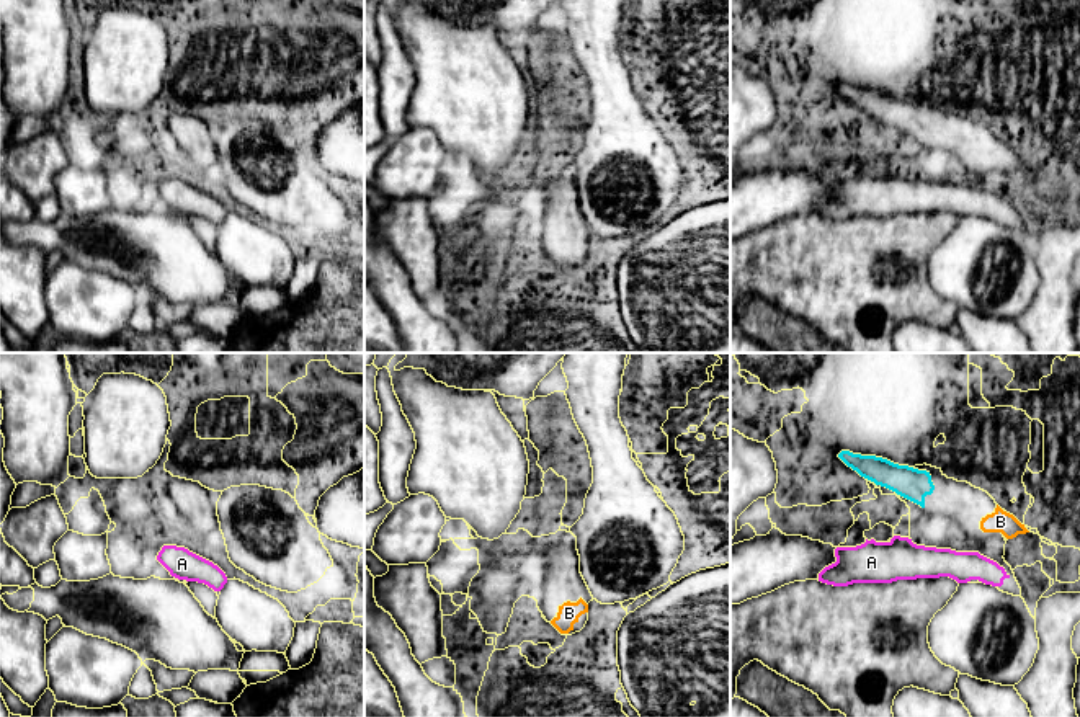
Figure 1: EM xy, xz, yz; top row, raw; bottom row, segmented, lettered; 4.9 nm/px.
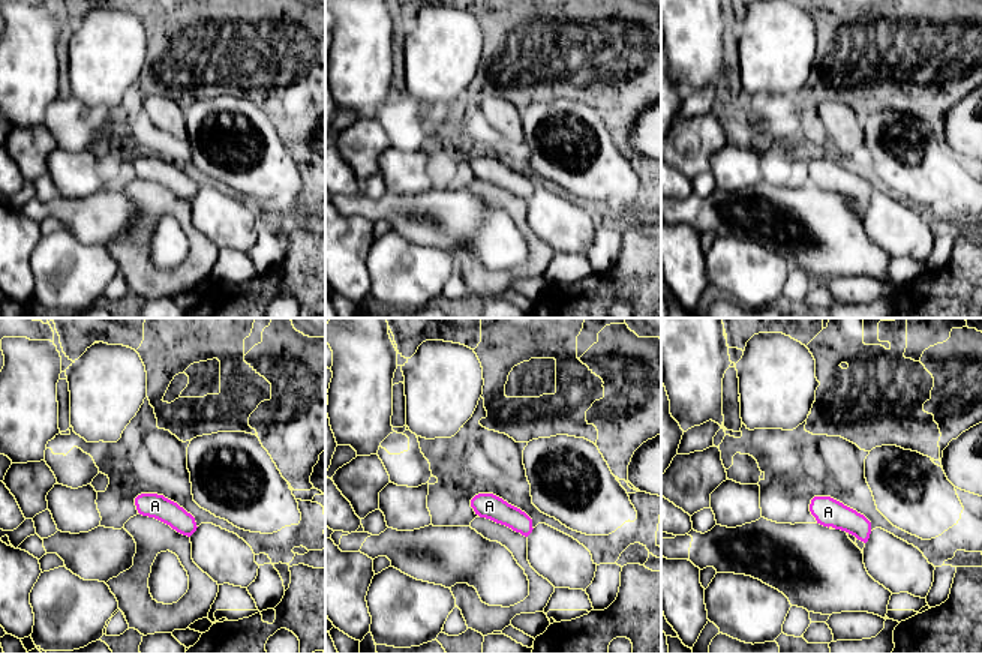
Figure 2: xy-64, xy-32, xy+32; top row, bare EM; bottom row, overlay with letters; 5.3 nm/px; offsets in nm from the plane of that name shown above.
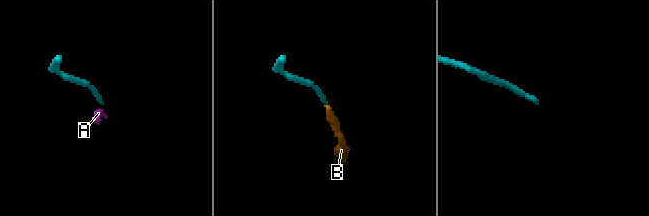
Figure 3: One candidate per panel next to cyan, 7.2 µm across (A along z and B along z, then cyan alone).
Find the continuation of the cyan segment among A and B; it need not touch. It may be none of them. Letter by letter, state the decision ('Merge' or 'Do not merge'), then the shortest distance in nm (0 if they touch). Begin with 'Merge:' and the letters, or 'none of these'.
Merge: B
A: Do not merge. Distance 170 nm
B: Merge. Distance 280 nm

